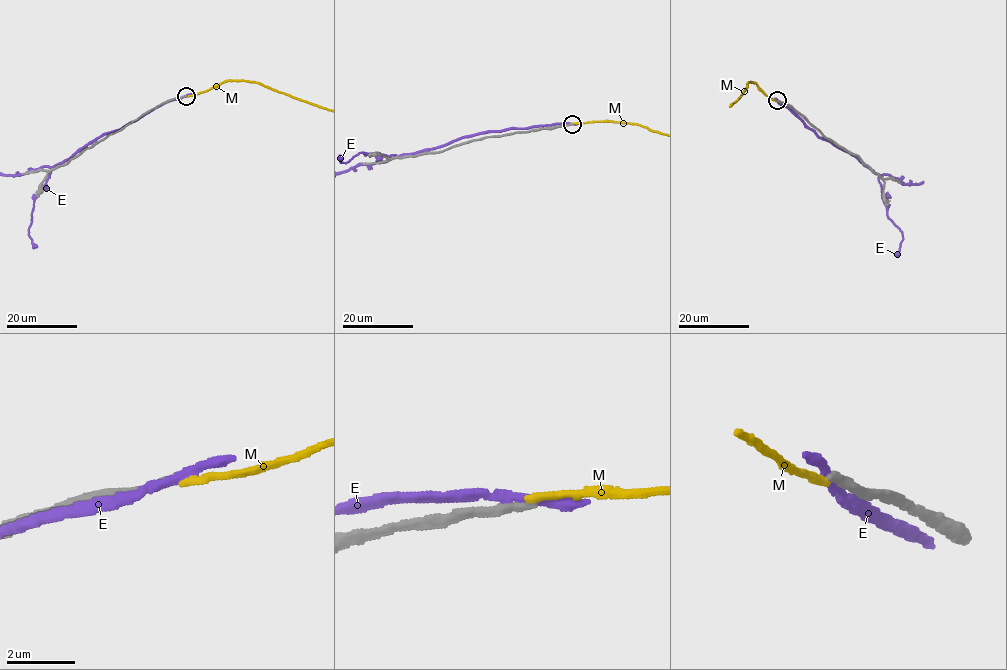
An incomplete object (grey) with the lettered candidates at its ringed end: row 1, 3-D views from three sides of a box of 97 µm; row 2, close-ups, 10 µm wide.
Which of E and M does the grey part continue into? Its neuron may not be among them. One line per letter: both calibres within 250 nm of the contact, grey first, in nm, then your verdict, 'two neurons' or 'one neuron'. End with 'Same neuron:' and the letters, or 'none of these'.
E: 300 nm thick on the grey side, 260 nm on the other; two neurons
M: 280 nm thick on the grey side, 200 nm on the other; two neurons
Same neuron: none of these

